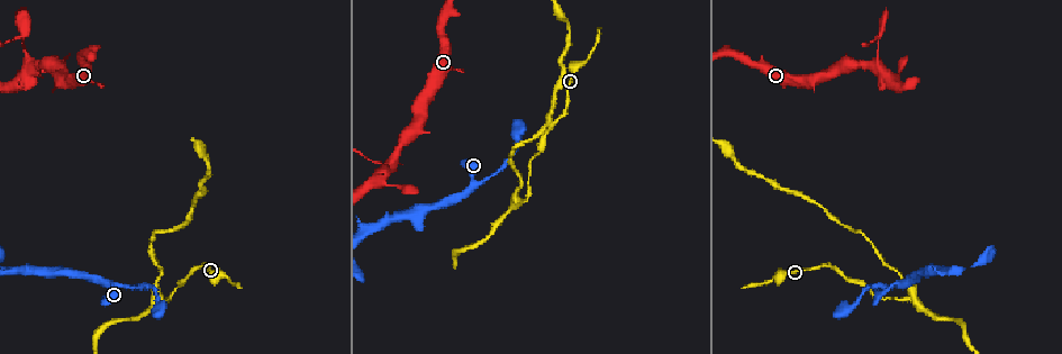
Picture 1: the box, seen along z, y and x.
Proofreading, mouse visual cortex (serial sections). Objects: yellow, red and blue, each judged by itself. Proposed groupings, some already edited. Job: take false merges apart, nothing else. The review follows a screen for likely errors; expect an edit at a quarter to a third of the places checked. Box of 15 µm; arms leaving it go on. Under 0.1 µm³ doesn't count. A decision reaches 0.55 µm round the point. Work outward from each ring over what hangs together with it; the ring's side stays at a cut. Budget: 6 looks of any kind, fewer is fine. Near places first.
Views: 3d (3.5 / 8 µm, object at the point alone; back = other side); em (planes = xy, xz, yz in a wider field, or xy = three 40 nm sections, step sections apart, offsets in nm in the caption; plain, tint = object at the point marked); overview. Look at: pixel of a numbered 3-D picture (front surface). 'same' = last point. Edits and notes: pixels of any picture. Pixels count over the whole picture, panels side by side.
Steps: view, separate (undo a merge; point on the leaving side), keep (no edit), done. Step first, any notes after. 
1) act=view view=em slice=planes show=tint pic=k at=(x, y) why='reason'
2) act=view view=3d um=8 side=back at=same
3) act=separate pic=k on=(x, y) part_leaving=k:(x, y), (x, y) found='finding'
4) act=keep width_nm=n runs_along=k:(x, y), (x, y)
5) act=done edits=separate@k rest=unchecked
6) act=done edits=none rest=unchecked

act=view view=3d um=3.5 pic=1 at=(107, 287) why='two arms in line, one across'

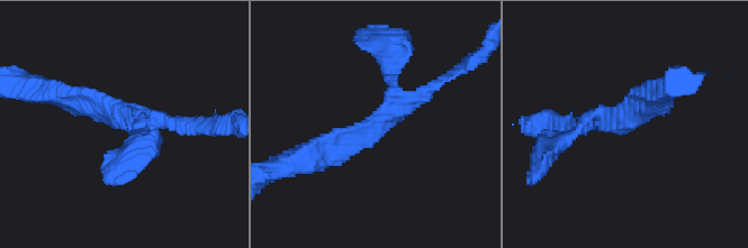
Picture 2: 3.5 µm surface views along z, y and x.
act=view view=em slice=xy step=5 show=plain pic=2 at=(384, 118) why='now the EM'

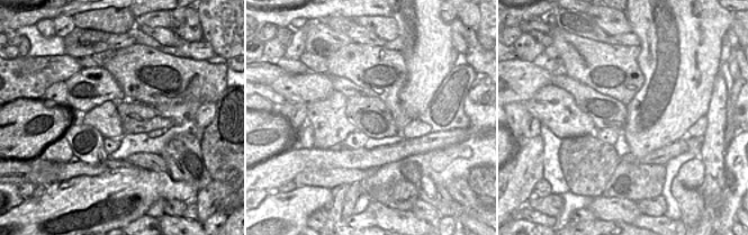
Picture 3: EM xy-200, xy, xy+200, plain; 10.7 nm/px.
act=view view=em slice=xy step=5 show=tint at=same

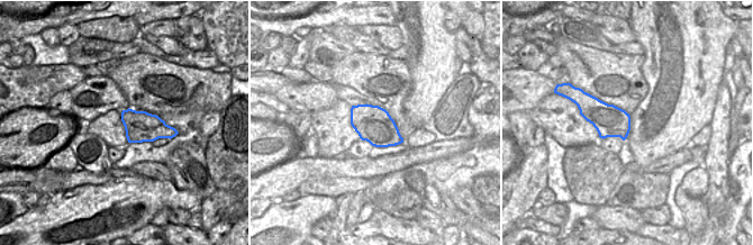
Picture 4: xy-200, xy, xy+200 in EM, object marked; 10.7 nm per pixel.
act=keep runs_along=2:(390, 57), (394, 109), (322, 155) found='continuous, no second cell'

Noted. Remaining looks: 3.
act=view view=3d um=3.5 pic=1 at=(917, 298) why='a fork'

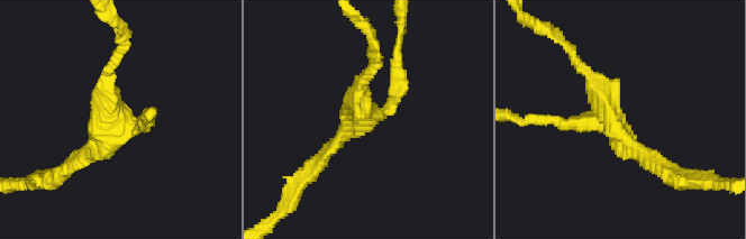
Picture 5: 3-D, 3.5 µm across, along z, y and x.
act=view view=em slice=xy step=3 show=tint pic=5 at=(125, 125) why='now the EM'

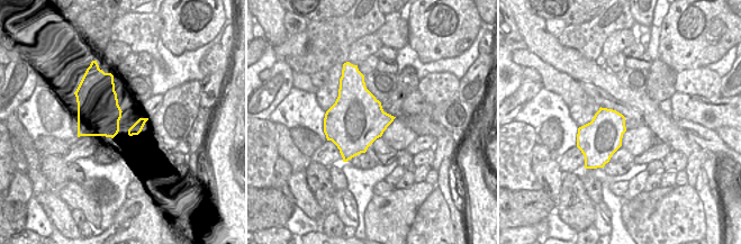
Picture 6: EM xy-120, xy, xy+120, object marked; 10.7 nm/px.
act=keep runs_along=5:(144, 119), (130, 130), (110, 112), (110, 67) found='continuous, no second cell'

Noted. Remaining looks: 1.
act=done edits=none rest=unchecked

